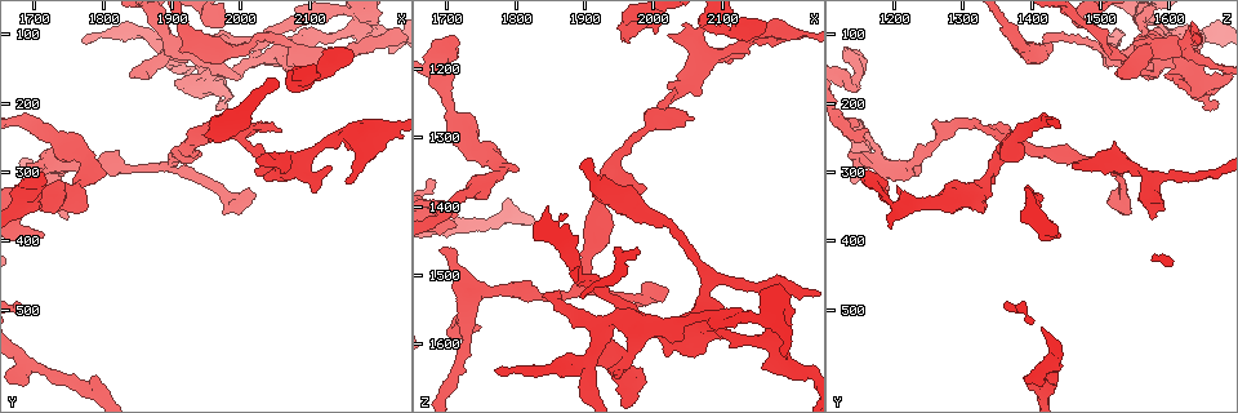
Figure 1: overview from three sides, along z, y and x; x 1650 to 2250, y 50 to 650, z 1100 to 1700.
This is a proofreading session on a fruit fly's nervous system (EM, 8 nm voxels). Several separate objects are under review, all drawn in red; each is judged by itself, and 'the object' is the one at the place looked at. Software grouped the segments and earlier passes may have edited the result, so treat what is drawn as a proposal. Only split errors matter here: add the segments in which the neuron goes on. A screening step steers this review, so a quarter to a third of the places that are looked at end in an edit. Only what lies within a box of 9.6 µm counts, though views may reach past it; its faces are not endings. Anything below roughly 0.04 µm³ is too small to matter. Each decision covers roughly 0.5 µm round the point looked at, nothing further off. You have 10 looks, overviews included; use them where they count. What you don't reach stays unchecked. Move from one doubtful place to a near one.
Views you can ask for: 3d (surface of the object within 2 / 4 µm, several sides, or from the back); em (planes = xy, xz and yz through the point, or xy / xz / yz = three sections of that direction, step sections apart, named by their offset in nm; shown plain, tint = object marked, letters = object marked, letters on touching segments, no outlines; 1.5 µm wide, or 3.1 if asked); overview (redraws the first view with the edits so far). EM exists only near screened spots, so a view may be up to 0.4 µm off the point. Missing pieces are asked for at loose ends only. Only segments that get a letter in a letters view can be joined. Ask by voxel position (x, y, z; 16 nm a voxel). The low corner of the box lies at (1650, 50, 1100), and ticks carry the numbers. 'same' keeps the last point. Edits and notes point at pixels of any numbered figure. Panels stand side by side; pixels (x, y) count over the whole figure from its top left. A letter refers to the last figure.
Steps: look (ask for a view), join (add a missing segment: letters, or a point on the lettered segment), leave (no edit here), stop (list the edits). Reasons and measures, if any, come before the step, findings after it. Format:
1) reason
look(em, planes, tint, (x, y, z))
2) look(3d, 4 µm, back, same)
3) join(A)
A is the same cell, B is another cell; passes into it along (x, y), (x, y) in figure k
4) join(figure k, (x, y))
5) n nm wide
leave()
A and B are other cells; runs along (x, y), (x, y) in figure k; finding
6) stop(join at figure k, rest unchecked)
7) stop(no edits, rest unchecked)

an open end
look(em, yz, step 4, tint, (1840, 165, 1525))

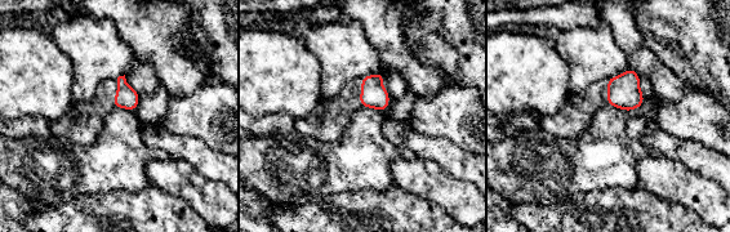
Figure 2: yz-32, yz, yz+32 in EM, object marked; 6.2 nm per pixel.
cut it another way
look(em, xy, step 8, letters, same)

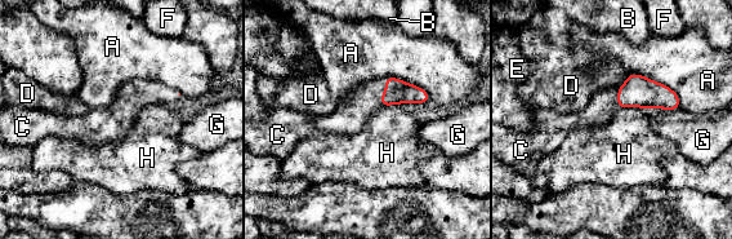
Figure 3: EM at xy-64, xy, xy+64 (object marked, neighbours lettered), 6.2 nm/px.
A touches over 400 nm
join(C)
C is the same cell, A, B, D, E, F, G and H are other cells; the neuron continues

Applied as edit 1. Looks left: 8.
see it whole again
look(overview)

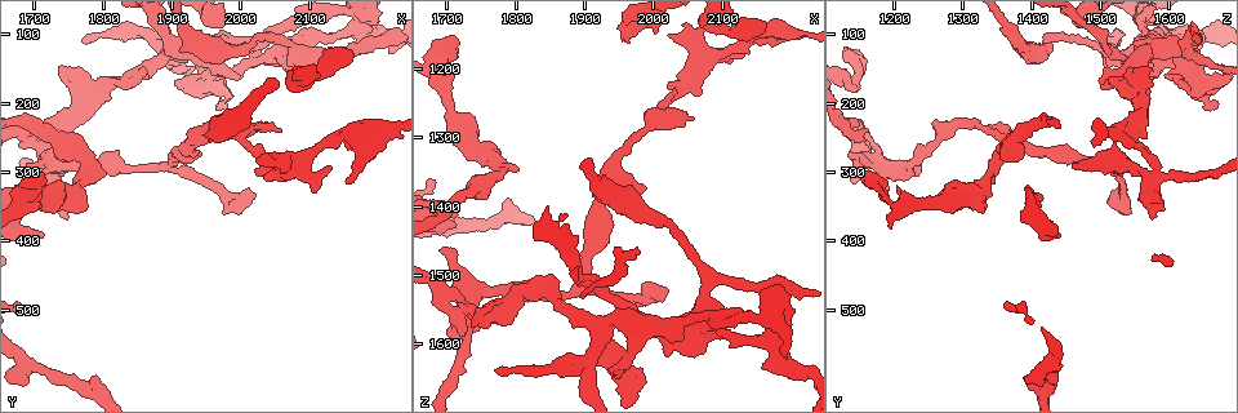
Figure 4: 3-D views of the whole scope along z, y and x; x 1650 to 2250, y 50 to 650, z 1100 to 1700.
free end
look(3d, 4 µm, back, (1770, 110, 1635))

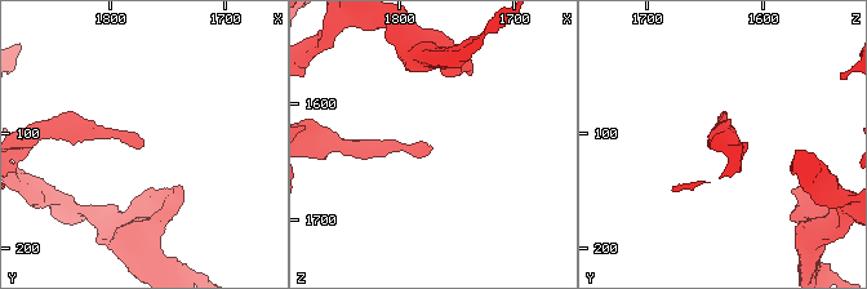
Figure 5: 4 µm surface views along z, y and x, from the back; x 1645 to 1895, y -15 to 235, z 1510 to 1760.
need the tissue
look(em, xy, step 4, letters, (1770, 112, 1638))

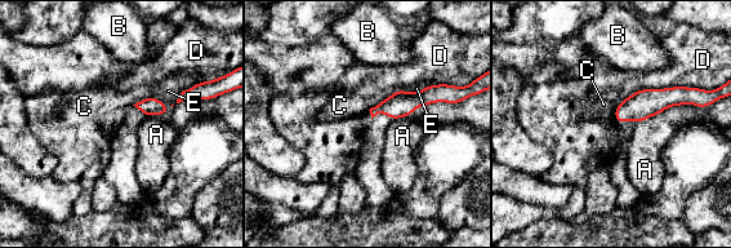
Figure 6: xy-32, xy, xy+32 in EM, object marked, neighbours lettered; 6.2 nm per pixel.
leave()
A, B, C, D and E are other cells; border along (696, 87), (641, 88), (622, 102) in figure 6; no lettered segment goes on from it

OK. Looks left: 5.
an open end
look(3d, 4 µm, back, (1710, 335, 1415))

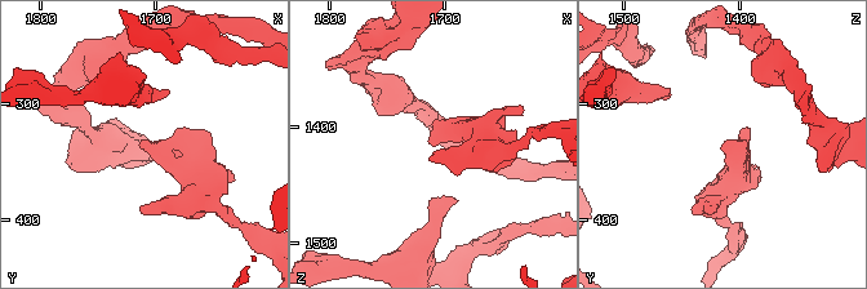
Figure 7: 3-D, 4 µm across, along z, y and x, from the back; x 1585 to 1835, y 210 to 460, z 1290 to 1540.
look(em, yz, step 8, letters, (1710, 332, 1412))

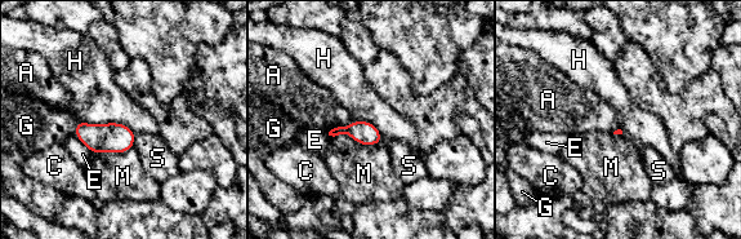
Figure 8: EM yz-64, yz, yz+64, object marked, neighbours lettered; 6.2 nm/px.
leave()
A, C, E, G, H, M and S are other cells; none of them fits

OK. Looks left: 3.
thick end
look(3d, 4 µm, (1775, 350, 1325))

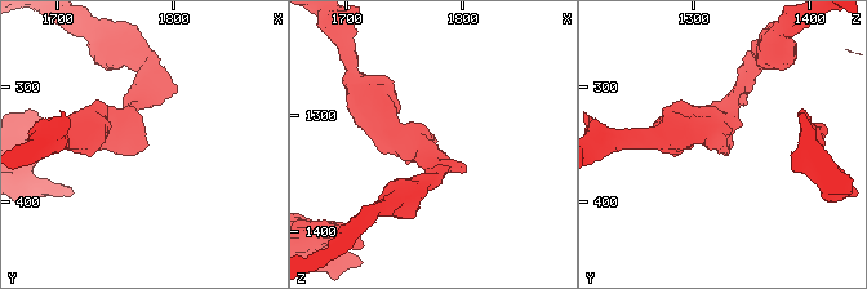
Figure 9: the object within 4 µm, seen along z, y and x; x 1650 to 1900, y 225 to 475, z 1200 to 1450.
arms of 240, 360 nm; shape alone is not enough
look(em, planes, tint, (1780, 352, 1324))

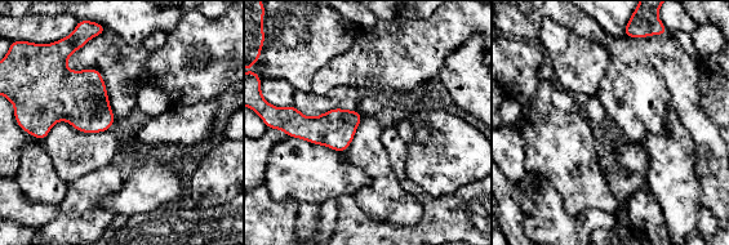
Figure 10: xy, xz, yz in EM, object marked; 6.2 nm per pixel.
what lies round it
look(em, planes, letters, same)

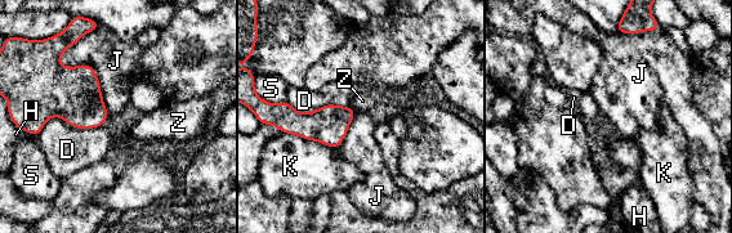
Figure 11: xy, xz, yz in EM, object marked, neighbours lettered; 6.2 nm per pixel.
leave()
D, H, J, K, S and Z are other cells; border along (81, 36), (108, 115) in figure 11; none of them fits

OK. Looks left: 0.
stop(join at figure 3, rest unchecked)

